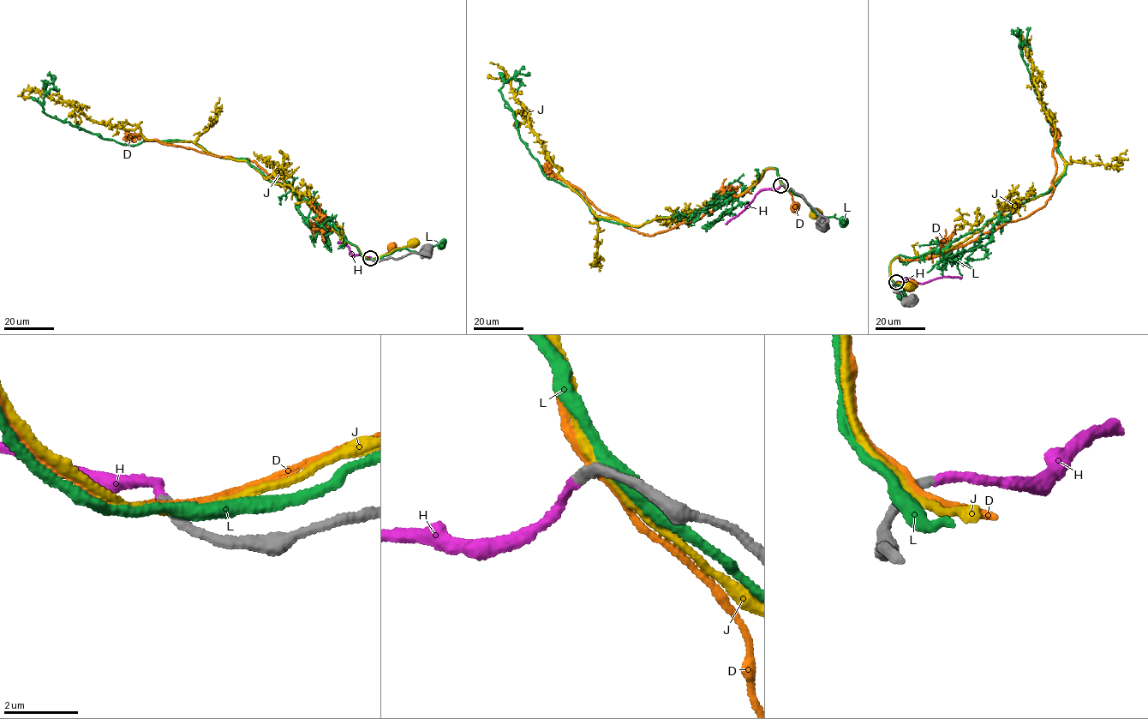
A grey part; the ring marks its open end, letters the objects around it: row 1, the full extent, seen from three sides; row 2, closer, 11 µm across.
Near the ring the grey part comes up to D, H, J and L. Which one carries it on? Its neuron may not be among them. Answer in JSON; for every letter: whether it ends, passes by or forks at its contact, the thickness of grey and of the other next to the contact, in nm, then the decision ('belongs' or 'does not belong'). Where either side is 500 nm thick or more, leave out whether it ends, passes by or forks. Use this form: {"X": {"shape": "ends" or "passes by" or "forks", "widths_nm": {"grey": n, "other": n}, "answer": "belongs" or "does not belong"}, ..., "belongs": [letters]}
{"D": {"shape": "passes by", "widths_nm": {"grey": 320, "other": 200}, "answer": "does not belong"}, "H": {"shape": "ends", "widths_nm": {"grey": 280, "other": 240}, "answer": "belongs"}, "J": {"shape": "passes by", "widths_nm": {"grey": 340, "other": 240}, "answer": "does not belong"}, "L": {"shape": "passes by", "widths_nm": {"grey": 320, "other": 360}, "answer": "does not belong"}, "belongs": ["H"]}

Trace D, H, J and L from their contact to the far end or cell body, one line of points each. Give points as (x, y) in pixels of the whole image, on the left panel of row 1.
D: (371, 259), (393, 250), (392, 247)
H: (371, 258), (355, 254), (353, 257), (346, 245), (337, 242)
J: (371, 259), (397, 248), (415, 245), (414, 243)
L: (372, 260), (397, 249), (406, 248), (421, 253), (443, 244)

